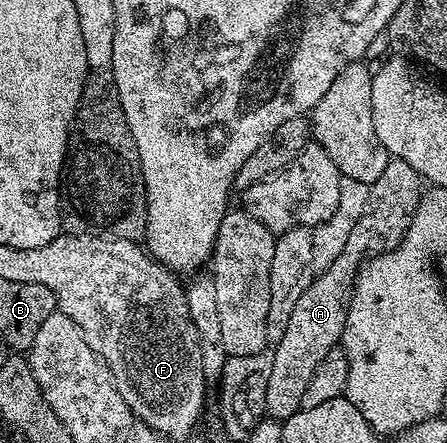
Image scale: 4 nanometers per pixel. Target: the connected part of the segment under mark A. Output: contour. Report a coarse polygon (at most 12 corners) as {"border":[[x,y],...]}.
{"border":[[391,158],[345,246],[301,294],[265,386],[299,412],[343,339],[360,268],[412,231],[421,177]]}

